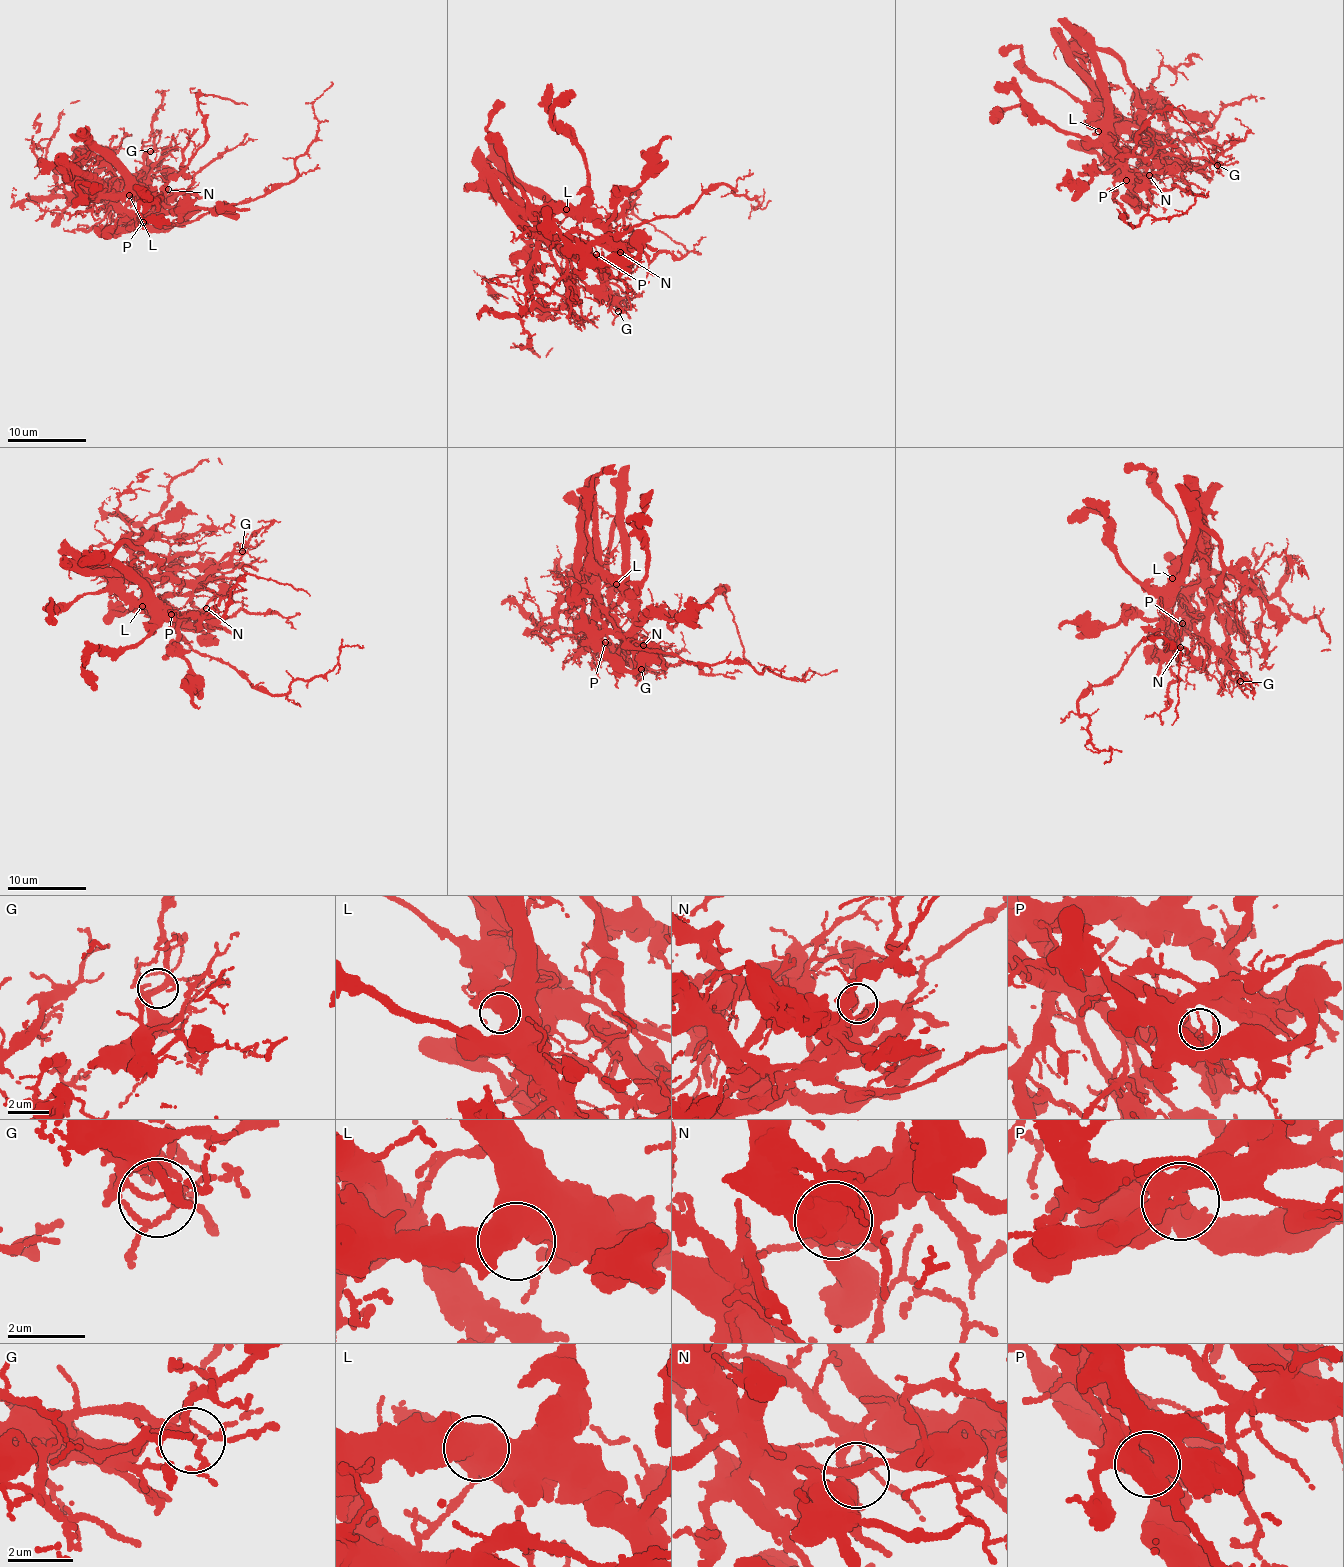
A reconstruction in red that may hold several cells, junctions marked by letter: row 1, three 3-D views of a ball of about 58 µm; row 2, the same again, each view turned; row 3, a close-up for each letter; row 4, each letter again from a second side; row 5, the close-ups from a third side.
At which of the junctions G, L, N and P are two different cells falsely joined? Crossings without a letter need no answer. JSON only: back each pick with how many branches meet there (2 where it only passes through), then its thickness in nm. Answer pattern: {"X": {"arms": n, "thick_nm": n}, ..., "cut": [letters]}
{"G": {"arms": 4, "thick_nm": 90}, "P": {"arms": 4, "thick_nm": 150}, "cut": ["G", "P"]}

